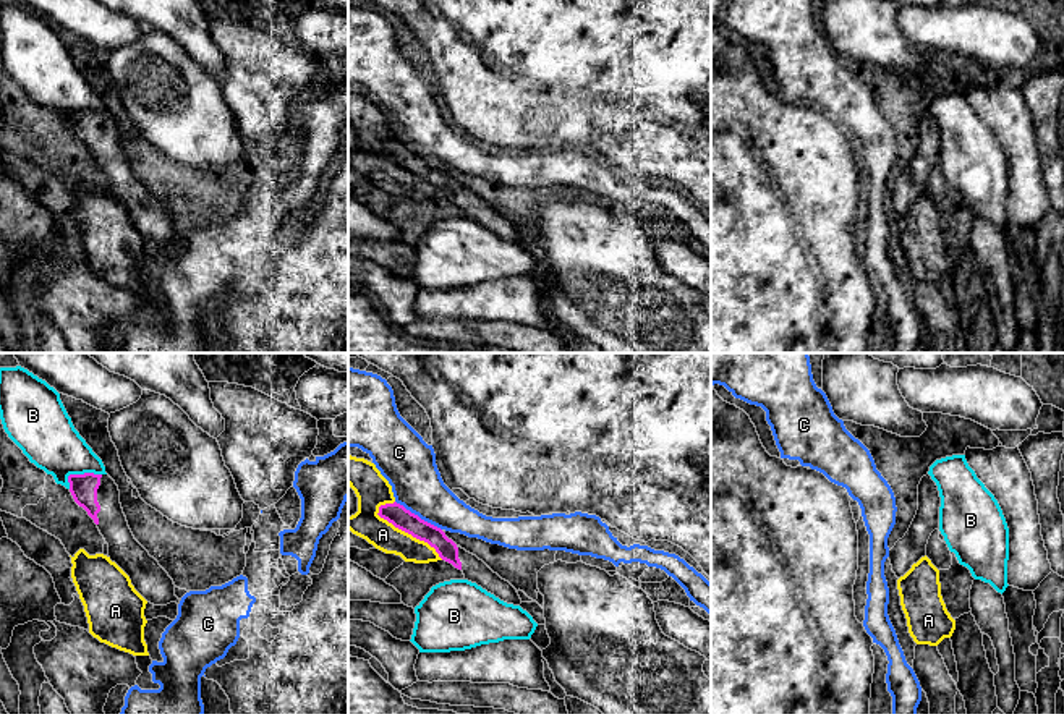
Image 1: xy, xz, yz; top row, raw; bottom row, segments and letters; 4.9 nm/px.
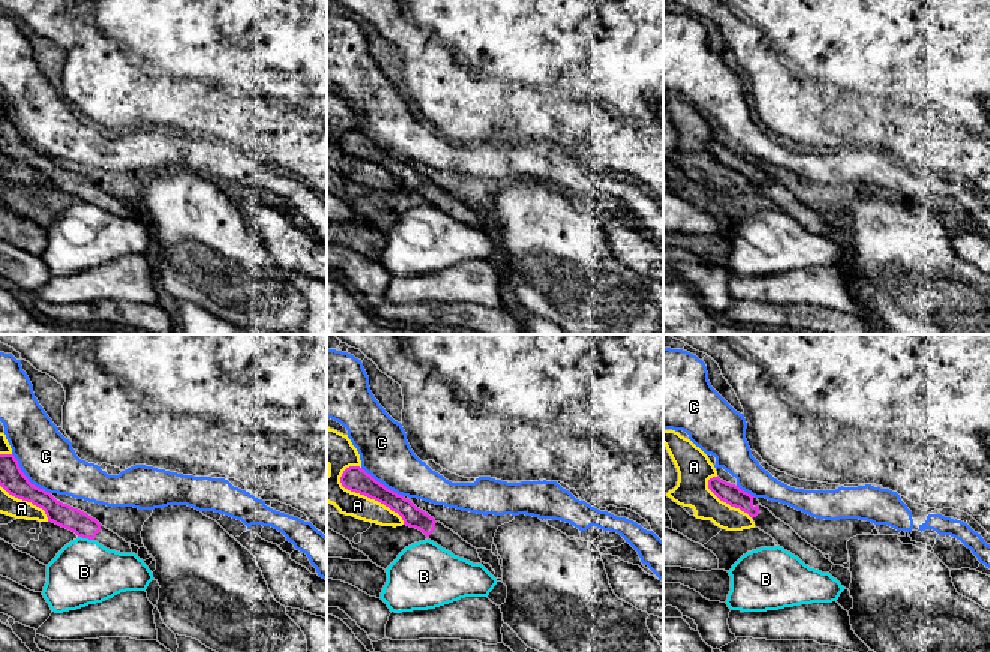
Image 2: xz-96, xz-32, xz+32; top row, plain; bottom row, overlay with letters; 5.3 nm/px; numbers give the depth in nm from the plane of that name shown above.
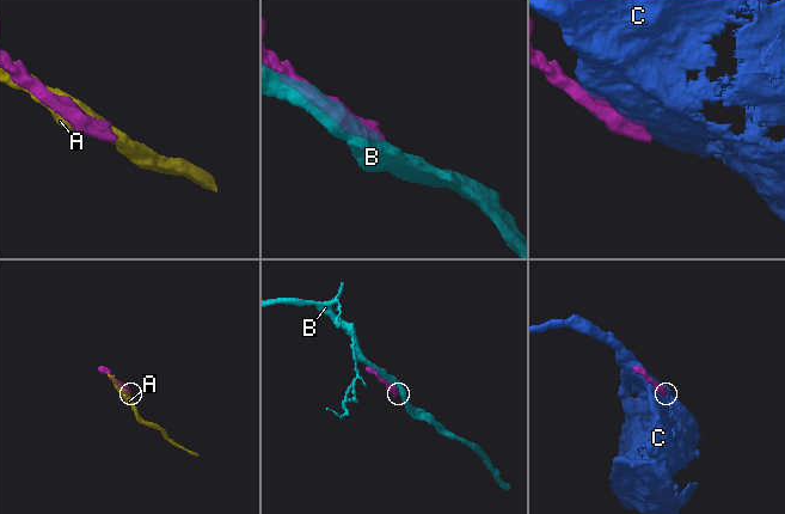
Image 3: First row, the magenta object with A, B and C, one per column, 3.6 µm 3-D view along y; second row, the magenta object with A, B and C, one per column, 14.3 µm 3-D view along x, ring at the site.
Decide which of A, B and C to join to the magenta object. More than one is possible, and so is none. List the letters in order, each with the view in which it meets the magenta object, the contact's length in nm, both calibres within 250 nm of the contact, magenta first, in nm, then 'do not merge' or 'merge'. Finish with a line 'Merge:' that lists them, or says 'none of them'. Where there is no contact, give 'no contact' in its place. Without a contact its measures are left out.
A: xz | 420 nm | 110/150 nm | do not merge
B: xy | 180 nm | 140/280 nm | do not merge
C: xz | 280 nm | 110/260 nm | do not merge
Merge: none of them

